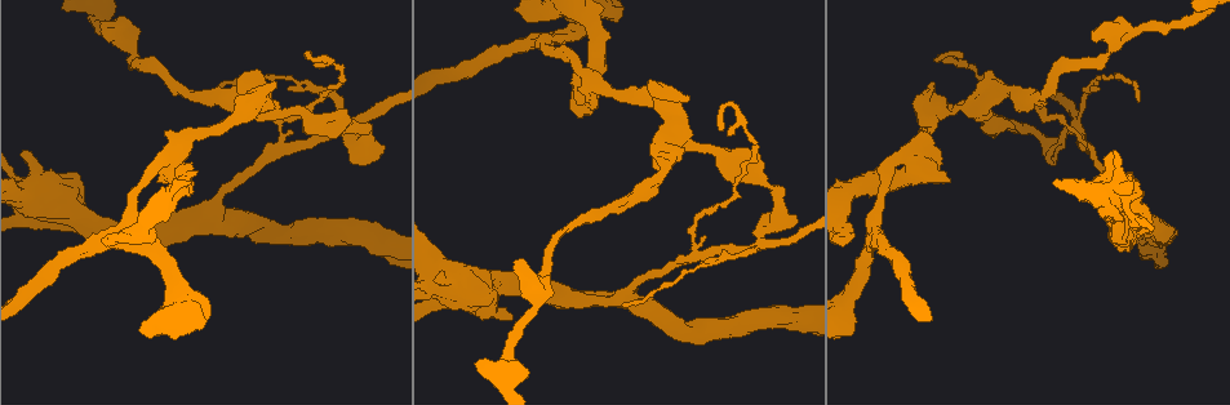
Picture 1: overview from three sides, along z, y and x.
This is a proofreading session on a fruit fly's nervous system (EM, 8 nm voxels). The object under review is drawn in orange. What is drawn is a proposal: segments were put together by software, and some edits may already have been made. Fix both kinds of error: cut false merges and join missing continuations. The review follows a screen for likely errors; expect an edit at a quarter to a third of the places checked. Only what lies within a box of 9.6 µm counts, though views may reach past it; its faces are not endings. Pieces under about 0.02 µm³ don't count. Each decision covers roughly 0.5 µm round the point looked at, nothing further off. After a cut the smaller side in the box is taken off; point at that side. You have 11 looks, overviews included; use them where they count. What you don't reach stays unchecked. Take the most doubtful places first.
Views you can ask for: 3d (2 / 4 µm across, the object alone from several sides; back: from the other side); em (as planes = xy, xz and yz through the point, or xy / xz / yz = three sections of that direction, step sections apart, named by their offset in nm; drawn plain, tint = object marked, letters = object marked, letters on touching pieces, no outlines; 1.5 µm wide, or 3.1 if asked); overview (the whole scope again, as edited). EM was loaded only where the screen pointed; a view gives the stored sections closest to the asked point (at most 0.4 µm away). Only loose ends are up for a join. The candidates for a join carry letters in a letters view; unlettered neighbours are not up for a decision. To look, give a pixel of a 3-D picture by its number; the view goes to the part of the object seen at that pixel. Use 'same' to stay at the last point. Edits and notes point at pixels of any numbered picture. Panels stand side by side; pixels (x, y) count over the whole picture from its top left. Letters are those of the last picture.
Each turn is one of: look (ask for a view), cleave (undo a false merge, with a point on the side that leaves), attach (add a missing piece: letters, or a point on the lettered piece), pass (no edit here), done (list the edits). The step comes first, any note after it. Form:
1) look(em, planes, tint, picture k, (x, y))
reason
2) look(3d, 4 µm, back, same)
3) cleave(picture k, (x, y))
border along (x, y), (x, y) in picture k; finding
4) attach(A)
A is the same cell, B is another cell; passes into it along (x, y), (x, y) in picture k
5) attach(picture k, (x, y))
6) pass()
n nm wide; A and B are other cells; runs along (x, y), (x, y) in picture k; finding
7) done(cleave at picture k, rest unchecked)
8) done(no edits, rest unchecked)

look(3d, 4 µm, picture 1, (1076, 128))
four-way junction

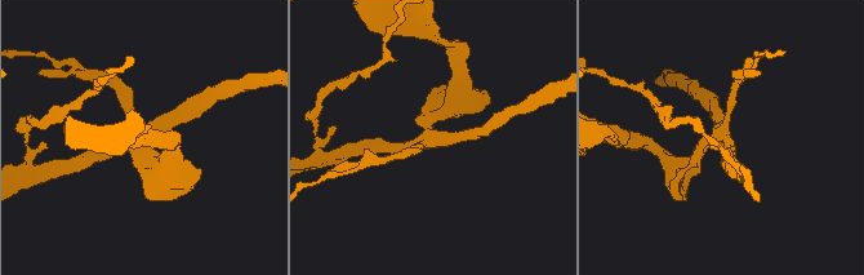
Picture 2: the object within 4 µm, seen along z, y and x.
look(em, planes, letters, picture 2, (427, 139))
4 arms; shape alone is not enough

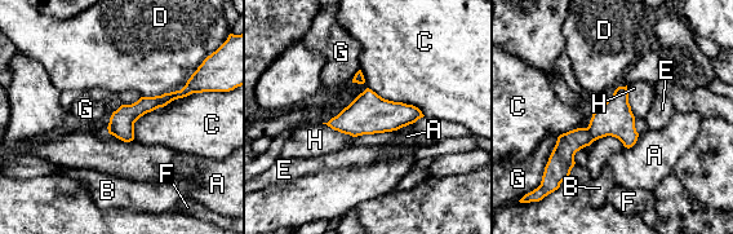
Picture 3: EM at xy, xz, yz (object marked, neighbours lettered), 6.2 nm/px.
cleave(picture 3, (614, 118))
A, B, C, D, E, F, G and H are other cells; a second neuron is stuck on

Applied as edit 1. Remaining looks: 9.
look(overview)
see it whole again

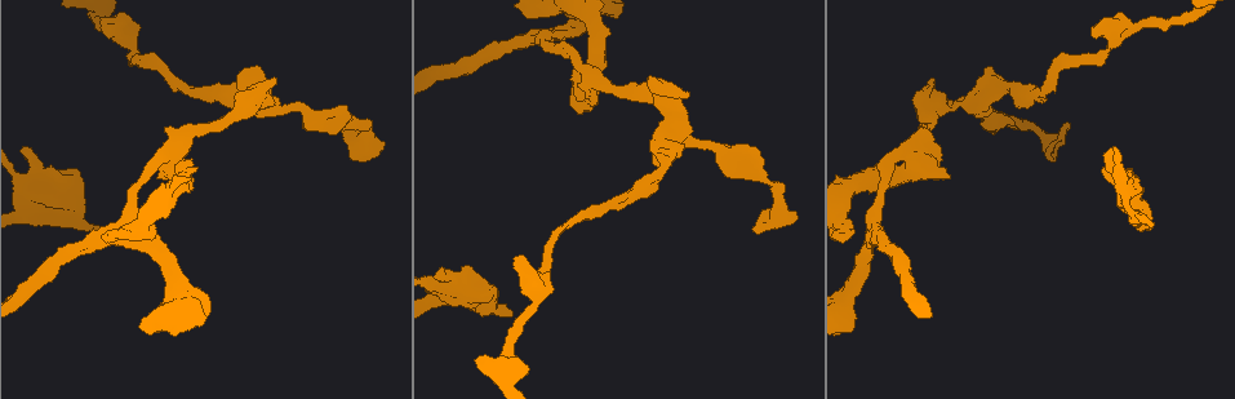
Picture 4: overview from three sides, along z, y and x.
look(3d, 4 µm, picture 4, (910, 153))
looks like a crossing

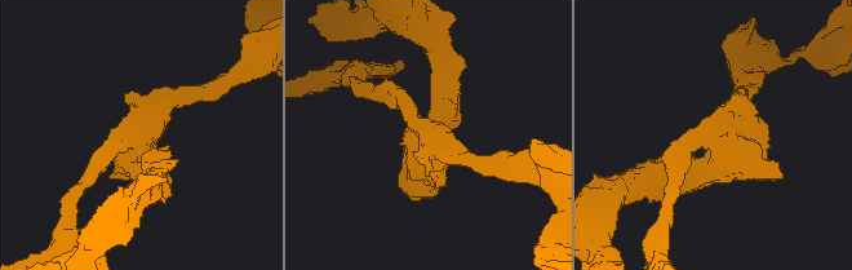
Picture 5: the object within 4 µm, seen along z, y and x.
look(em, xy, step 8, tint, picture 5, (711, 136))
4 arms

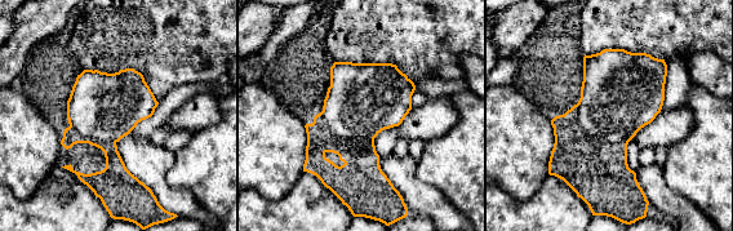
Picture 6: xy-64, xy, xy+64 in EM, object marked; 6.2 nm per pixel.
look(em, planes, letters, same)

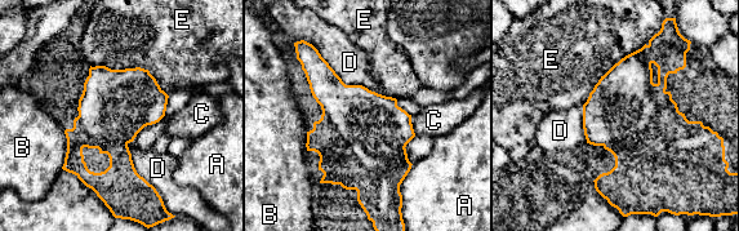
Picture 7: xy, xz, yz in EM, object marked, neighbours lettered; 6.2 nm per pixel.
pass()
440 nm wide; A, B, C, D and E are other cells; border along (311, 44), (346, 84), (387, 97) in picture 7; continuous, no second neuron

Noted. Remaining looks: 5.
look(em, planes, tint, picture 4, (509, 362))
side arm on a straight run

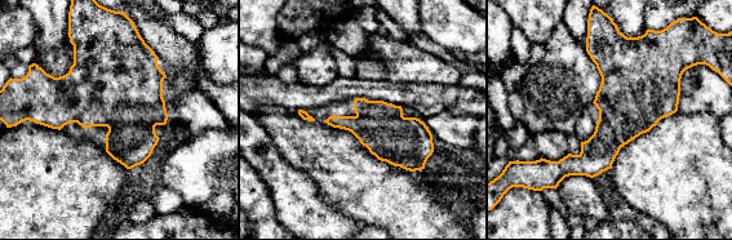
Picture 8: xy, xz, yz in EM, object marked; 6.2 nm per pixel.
look(em, planes, letters, same)

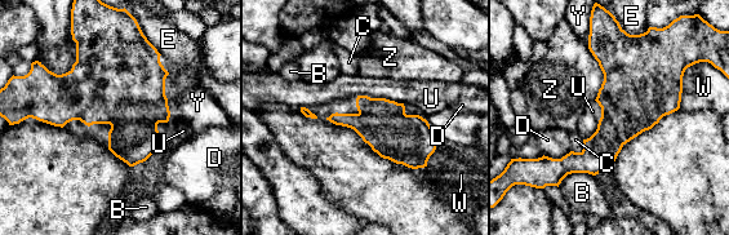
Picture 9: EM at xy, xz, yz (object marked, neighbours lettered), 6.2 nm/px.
pass()
Z touches over 340 nm; B, C, D, E, U, W, Y and Z are other cells; border along (358, 94), (389, 98), (403, 103) in picture 9; one neuron here

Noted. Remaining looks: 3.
look(3d, 2 µm, picture 4, (299, 108))
a narrow waist

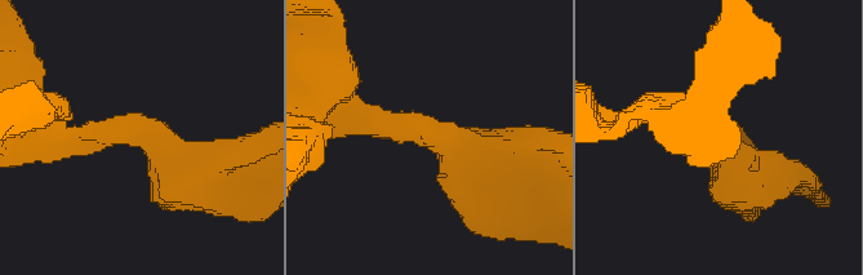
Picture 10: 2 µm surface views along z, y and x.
look(em, xz, step 8, letters, picture 10, (423, 135))
arms of 260, 320 nm; now the EM

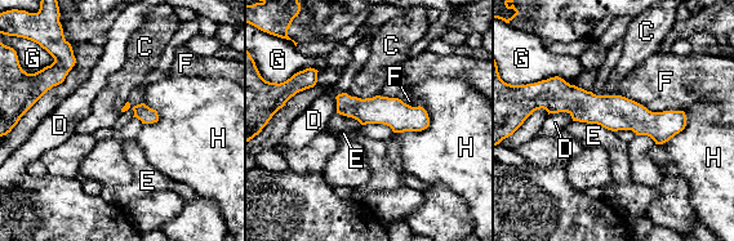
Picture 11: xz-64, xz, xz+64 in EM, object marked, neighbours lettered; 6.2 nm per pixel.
pass()
110 nm wide; C, D, E, F, G and H are other cells; runs along (564, 108), (683, 123) in picture 11; continuous, no second neuron

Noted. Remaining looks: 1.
done(cleave at picture 3, rest unchecked)

